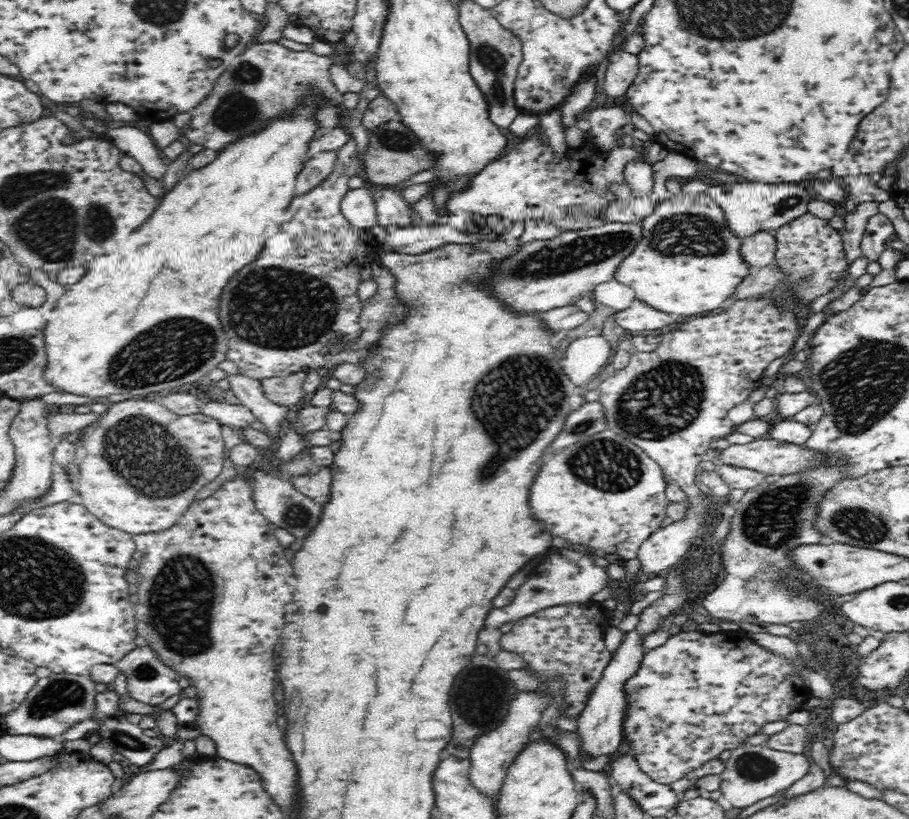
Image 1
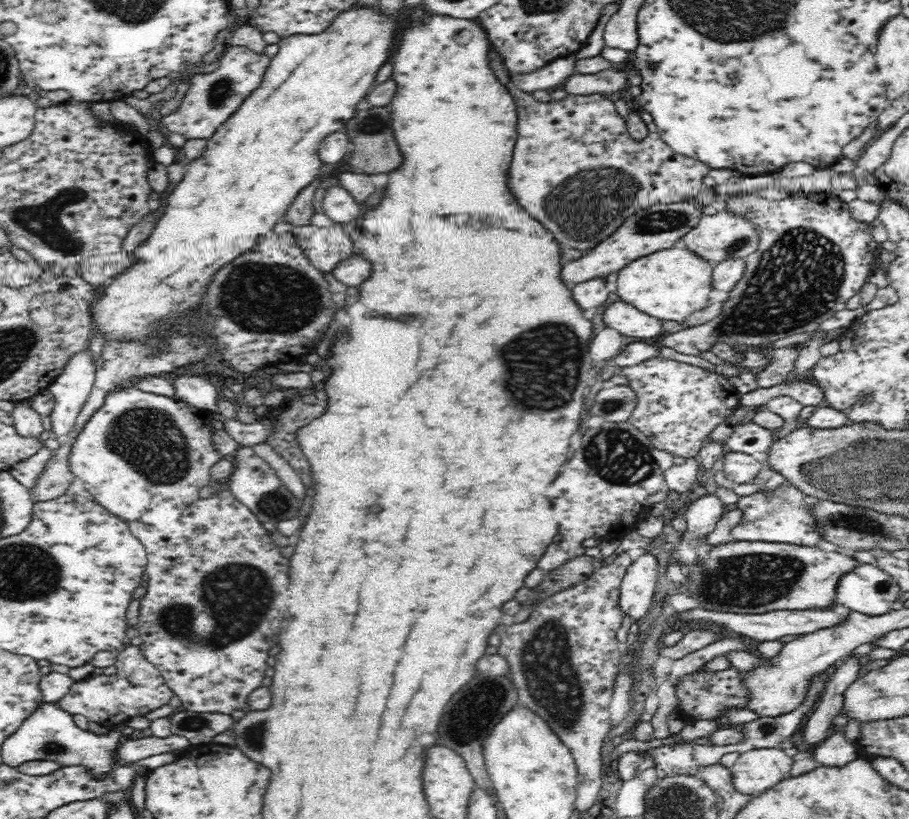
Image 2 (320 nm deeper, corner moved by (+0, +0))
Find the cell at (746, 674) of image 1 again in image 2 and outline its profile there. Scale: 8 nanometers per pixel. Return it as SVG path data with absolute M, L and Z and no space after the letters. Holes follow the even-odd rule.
M730 667L715 673L690 673L683 676L676 686L679 710L689 721L693 720L714 720L730 706L744 708L746 706L746 687L742 685L742 673Z

